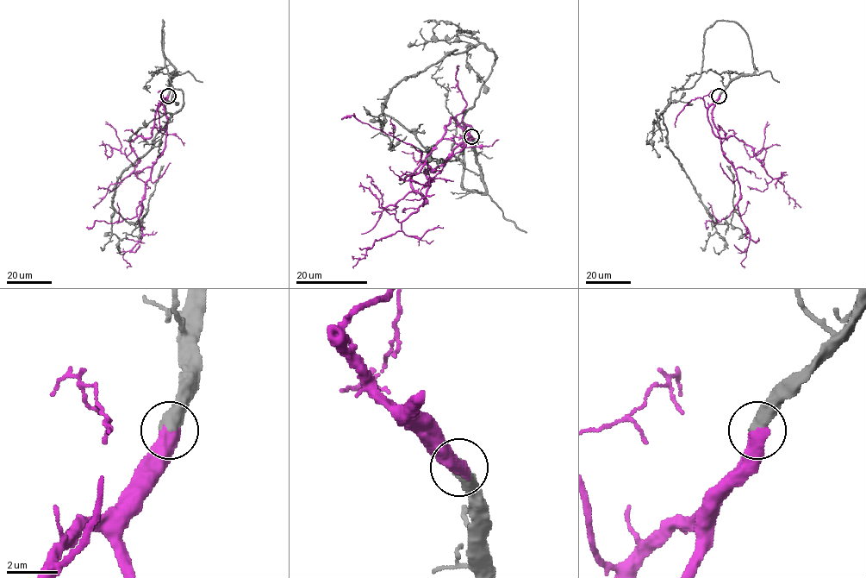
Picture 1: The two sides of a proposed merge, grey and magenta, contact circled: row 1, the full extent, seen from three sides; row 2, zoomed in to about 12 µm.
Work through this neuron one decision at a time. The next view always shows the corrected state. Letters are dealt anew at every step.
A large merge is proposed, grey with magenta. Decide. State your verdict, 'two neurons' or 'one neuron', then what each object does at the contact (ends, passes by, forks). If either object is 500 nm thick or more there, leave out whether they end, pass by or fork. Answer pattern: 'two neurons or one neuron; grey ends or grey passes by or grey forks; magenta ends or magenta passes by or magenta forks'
one neuron

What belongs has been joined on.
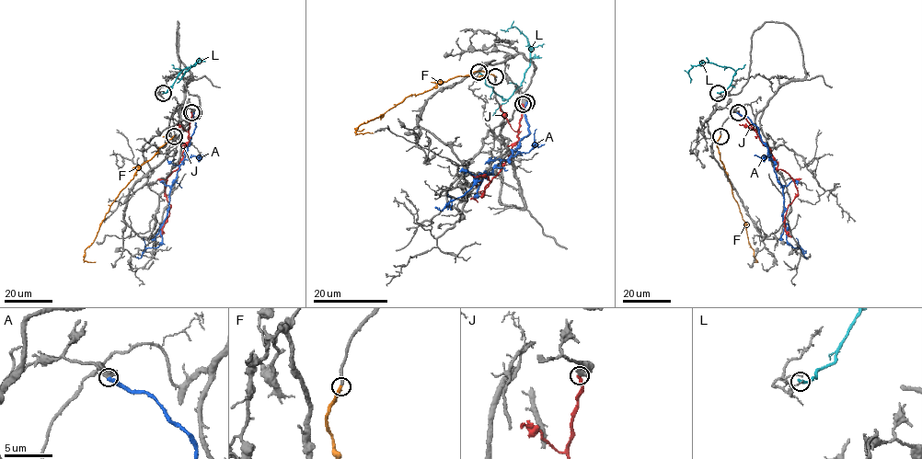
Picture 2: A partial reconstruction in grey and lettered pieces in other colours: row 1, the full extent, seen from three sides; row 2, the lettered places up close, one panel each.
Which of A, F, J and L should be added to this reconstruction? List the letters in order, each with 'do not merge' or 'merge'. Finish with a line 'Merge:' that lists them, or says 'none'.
A: do not merge
F: merge
J: do not merge
L: do not merge
Merge: F

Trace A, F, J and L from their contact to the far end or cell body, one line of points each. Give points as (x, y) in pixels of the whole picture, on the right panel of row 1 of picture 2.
A: (737, 112), (756, 127), (767, 148), (782, 187), (786, 238), (804, 257)
F: (720, 136), (717, 143), (720, 159), (756, 262)
J: (738, 112), (770, 150), (777, 169), (784, 170), (794, 181), (798, 195), (788, 206), (784, 224), (790, 237)
L: (718, 93), (730, 86), (735, 72), (732, 68), (701, 63), (688, 72), (690, 83)

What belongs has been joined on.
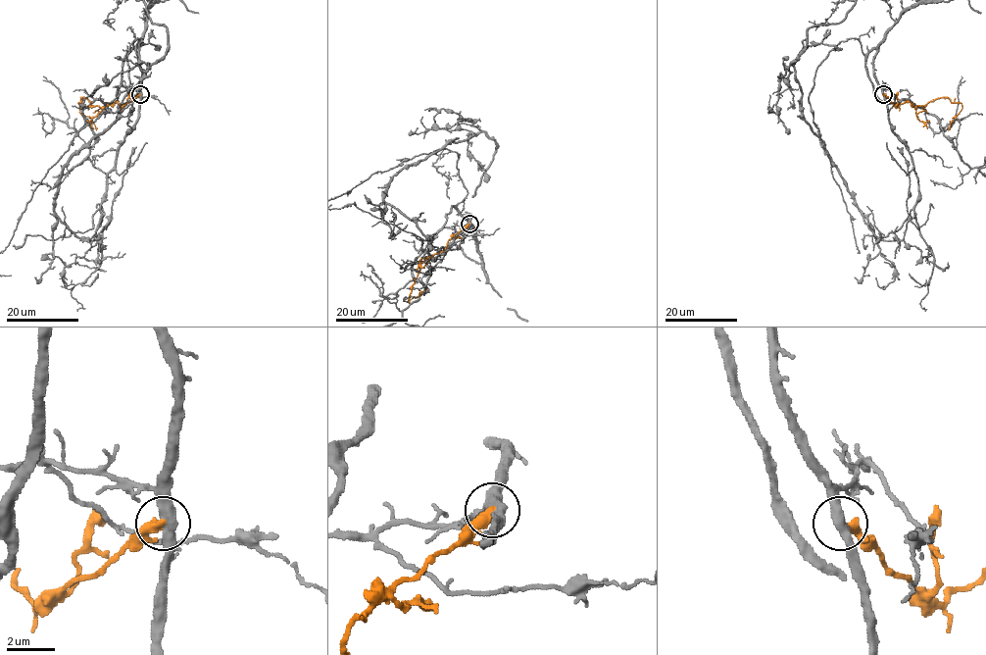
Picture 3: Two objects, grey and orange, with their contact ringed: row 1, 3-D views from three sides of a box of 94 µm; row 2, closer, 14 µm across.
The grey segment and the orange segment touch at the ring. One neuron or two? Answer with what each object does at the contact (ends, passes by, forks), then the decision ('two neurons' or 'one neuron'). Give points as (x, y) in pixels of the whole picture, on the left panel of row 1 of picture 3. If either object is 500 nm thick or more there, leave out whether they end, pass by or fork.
grey passes by; orange ends there; two neurons

